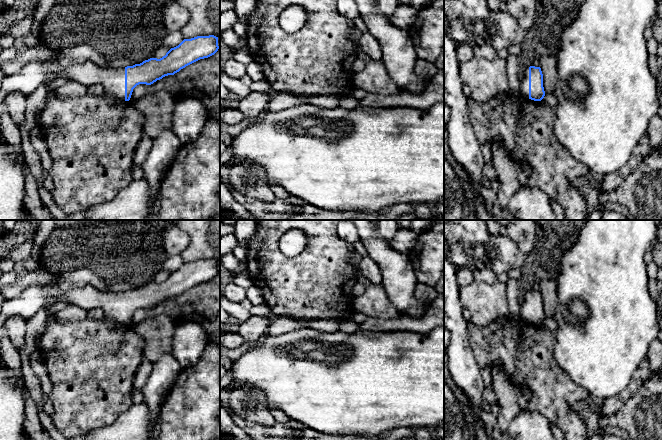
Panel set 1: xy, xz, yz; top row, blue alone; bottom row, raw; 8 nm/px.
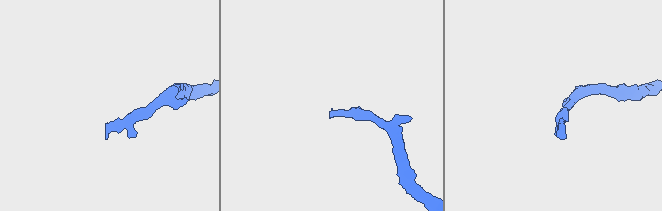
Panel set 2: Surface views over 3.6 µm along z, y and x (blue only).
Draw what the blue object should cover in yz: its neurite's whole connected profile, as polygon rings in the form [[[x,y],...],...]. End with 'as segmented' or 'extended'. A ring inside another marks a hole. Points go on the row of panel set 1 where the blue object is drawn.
[[[526,67],[524,78],[520,81],[520,92],[524,97],[534,101],[544,98],[543,74],[540,67]]] | extended

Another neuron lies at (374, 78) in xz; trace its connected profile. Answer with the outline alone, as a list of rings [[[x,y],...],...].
[[[355,26],[349,31],[349,38],[355,44],[358,58],[366,64],[364,70],[355,73],[354,86],[368,93],[392,95],[398,92],[399,88],[388,74],[383,61],[372,60],[361,50],[359,41],[362,34]]]

